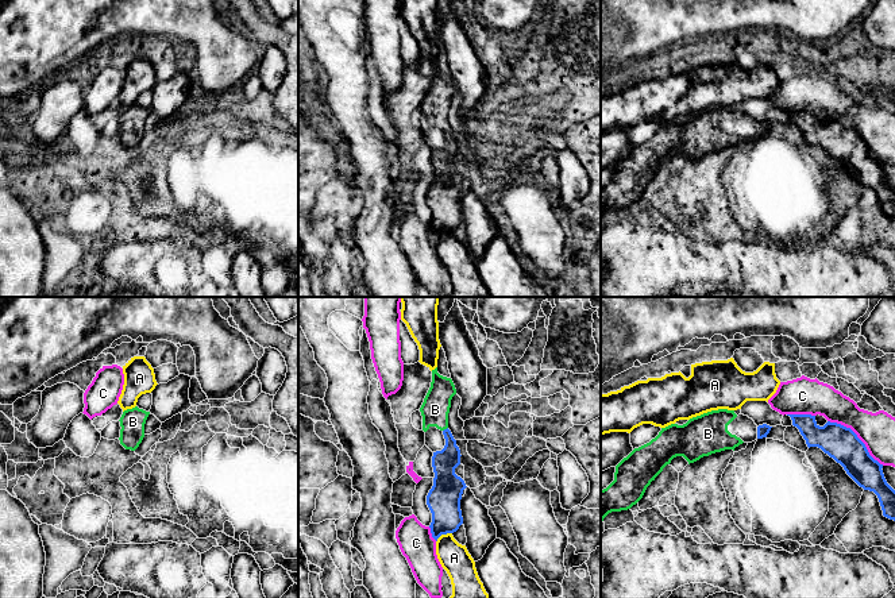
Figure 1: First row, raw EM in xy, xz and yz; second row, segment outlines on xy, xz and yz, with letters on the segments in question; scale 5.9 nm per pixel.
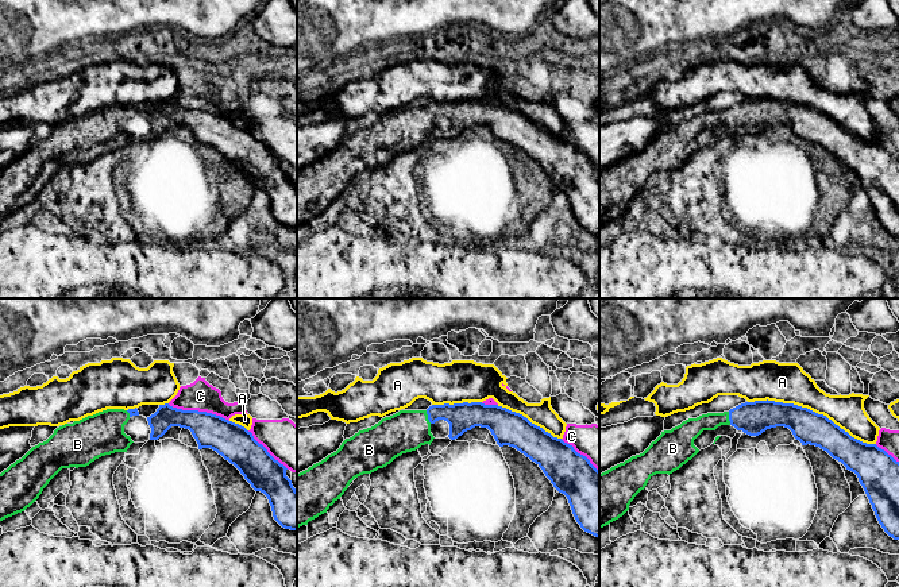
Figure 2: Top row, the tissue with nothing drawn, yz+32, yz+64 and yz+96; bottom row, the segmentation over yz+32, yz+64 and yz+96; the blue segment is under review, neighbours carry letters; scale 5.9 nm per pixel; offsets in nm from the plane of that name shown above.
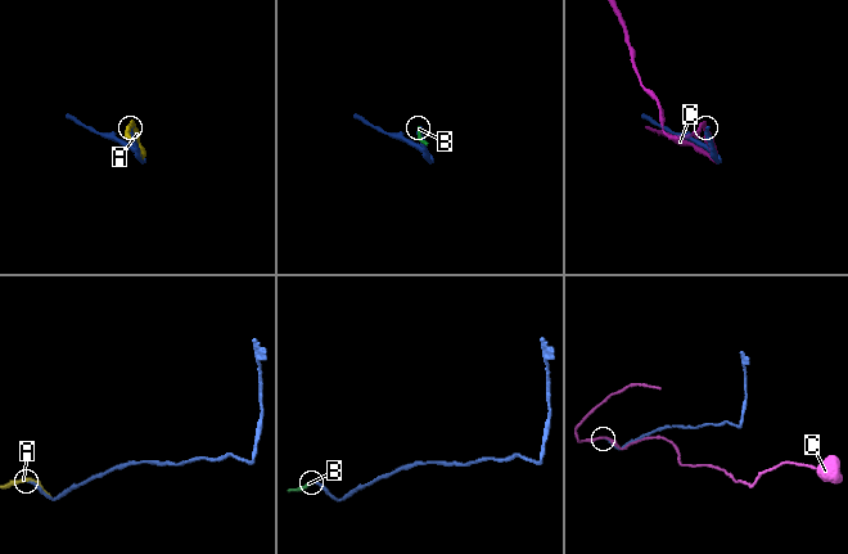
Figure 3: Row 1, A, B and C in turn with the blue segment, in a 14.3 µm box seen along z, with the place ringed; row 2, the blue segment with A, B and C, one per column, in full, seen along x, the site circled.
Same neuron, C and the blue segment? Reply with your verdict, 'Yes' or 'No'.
No

